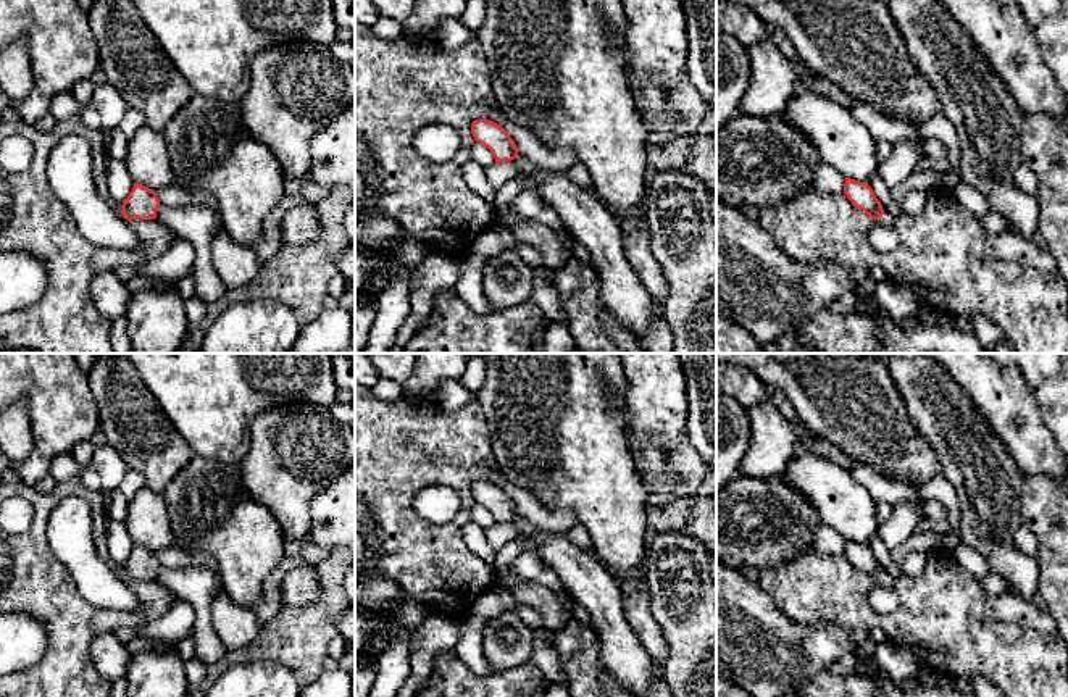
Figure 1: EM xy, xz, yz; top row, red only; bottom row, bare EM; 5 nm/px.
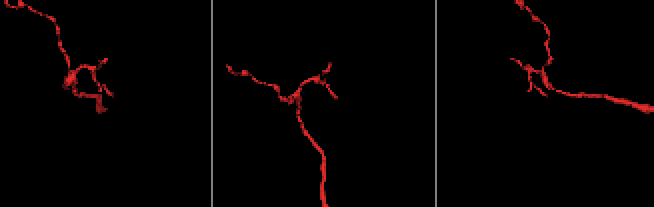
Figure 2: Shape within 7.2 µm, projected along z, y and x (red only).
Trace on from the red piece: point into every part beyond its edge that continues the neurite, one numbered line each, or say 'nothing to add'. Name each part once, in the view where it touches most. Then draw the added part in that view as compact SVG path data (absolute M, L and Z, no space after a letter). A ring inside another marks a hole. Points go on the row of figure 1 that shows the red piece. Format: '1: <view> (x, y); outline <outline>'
nothing to add

